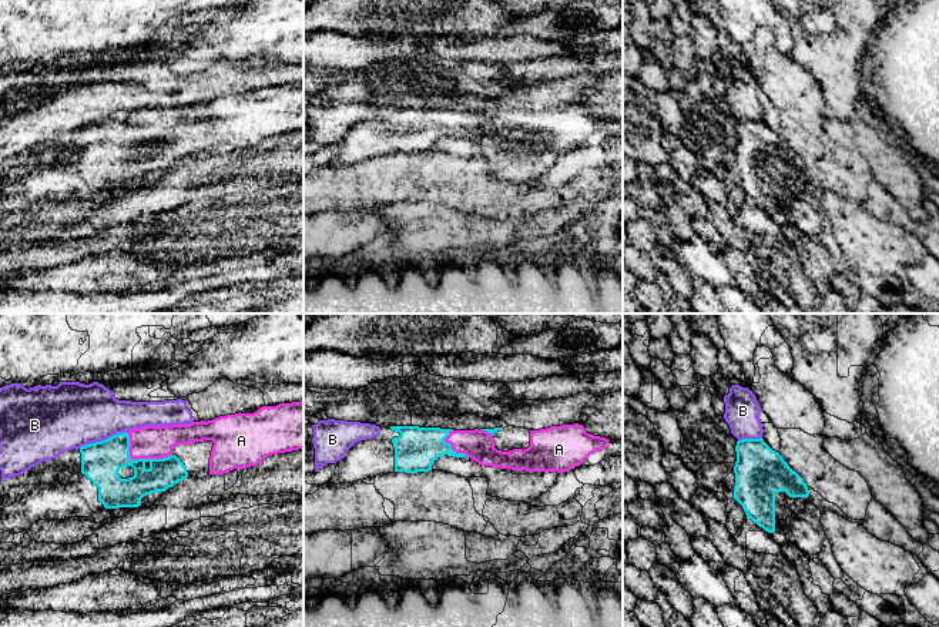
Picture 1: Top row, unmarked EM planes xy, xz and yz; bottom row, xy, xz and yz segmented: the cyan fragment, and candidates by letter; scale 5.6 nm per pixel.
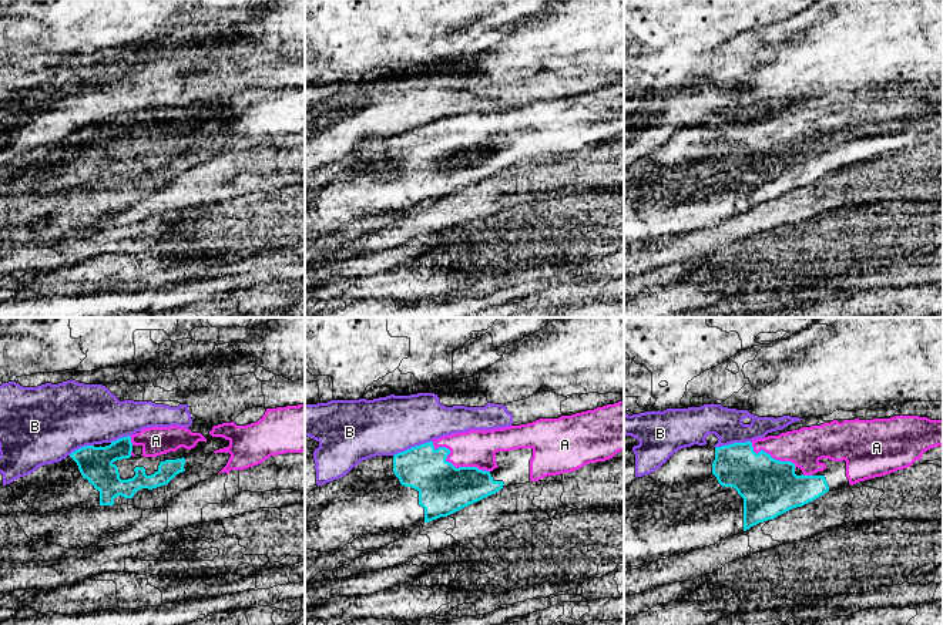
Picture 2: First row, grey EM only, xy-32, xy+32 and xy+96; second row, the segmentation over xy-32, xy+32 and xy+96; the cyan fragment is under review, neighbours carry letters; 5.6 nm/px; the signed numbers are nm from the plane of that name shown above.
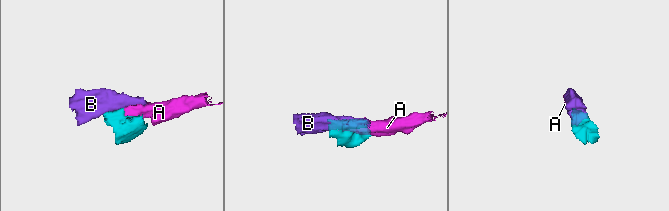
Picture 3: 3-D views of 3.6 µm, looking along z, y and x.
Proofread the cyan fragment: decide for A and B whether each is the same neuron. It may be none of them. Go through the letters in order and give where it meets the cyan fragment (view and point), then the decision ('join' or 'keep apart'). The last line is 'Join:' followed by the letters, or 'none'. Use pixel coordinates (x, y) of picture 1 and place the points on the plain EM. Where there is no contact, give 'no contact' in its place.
A: meets cyan in xy at (138, 140); join
B: meets cyan in xy at (103, 121); keep apart
Join: A

